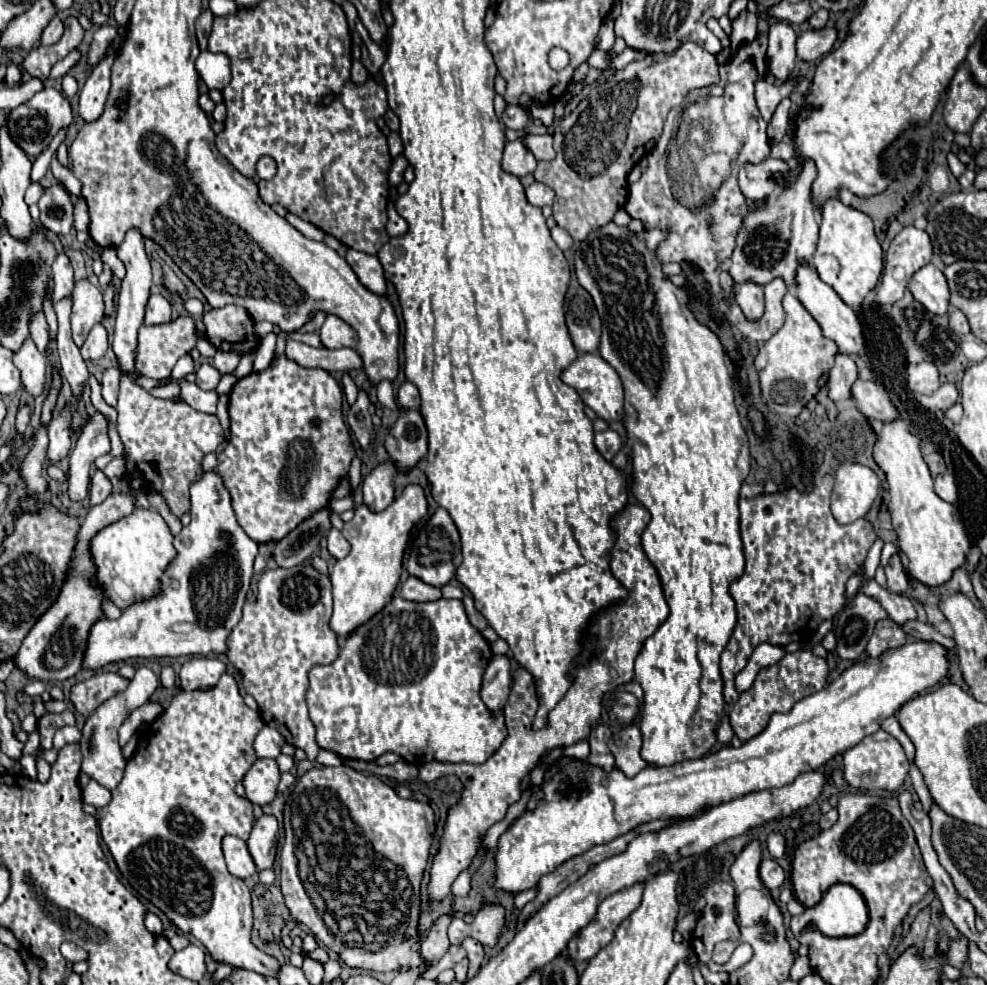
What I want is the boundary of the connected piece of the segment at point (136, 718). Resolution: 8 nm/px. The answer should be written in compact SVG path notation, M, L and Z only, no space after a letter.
M145 702L145 704L139 706L137 710L133 710L133 712L125 718L123 726L119 728L119 744L125 746L127 740L138 733L140 730L139 727L144 724L153 723L163 713L163 711L164 708L159 704L159 702Z

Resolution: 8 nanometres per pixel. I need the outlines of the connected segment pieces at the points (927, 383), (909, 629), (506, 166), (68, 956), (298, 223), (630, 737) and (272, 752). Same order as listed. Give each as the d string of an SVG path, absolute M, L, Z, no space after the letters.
M931 362L907 368L907 388L915 394L933 394L939 388L937 366Z
M915 620L915 622L903 624L903 630L905 630L909 636L913 636L913 638L927 640L927 642L937 642L937 644L945 646L945 648L947 648L947 654L951 654L951 656L957 654L955 640L953 640L953 638L947 638L947 636L943 636L943 634L939 634L931 624L923 624L923 622Z
M515 140L515 142L507 142L505 144L505 152L503 152L503 162L501 168L517 178L523 178L525 174L531 174L537 166L535 156L523 146L523 140Z
M65 942L65 944L61 946L61 954L63 954L63 956L65 956L65 960L69 960L69 962L87 960L87 952L85 952L81 946L73 944L73 942Z
M287 214L285 218L287 218L287 222L291 222L291 226L295 226L303 236L307 236L307 238L311 238L311 240L323 240L325 234L323 234L317 226L313 226L313 224L301 220L301 218L295 216L295 214Z
M629 724L619 732L613 732L613 736L609 738L609 748L615 756L615 766L623 770L629 778L647 766L647 762L643 762L643 758L639 756L639 746L641 732L635 724Z
M265 726L253 742L257 758L277 758L281 754L281 746L285 744L283 736L277 730L271 730L271 726Z

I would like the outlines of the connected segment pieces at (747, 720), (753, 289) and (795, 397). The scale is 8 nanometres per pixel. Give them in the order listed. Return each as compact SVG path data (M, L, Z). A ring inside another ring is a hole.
M797 650L793 654L785 654L785 658L773 666L759 670L753 686L741 692L739 702L729 712L729 722L739 740L749 740L765 730L771 714L783 712L787 714L799 700L819 692L827 684L829 668L823 658L813 656L809 650Z
M753 282L739 284L733 294L733 302L743 310L747 320L759 320L765 312L765 302L763 302L763 288L755 286Z
M791 292L785 294L783 308L787 320L771 340L759 346L755 368L759 370L757 374L761 382L761 396L767 402L767 406L779 414L797 418L801 410L807 406L807 402L819 392L823 380L827 380L827 374L835 362L837 346L835 342L823 336L817 320Z

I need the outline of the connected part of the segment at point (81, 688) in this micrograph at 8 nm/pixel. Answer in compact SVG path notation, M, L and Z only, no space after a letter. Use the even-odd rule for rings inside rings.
M101 672L91 676L89 680L83 680L71 688L71 702L75 710L89 718L97 706L101 706L105 700L109 700L113 694L123 692L127 688L129 680L119 676L117 672Z

